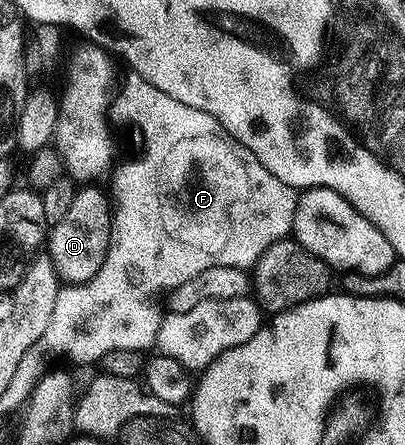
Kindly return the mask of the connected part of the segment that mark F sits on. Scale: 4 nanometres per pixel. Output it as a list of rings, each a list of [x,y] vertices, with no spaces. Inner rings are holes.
[[[127,72],[125,74],[126,82],[122,85],[122,90],[115,92],[112,97],[112,104],[109,106],[108,113],[111,118],[114,117],[118,121],[127,121],[132,128],[138,132],[138,137],[142,140],[142,154],[139,157],[134,157],[131,161],[122,161],[113,166],[112,174],[114,173],[114,193],[112,192],[112,220],[110,223],[110,246],[106,252],[106,258],[102,264],[102,269],[94,276],[90,282],[81,286],[80,291],[74,291],[74,294],[63,292],[56,299],[56,307],[52,311],[52,319],[48,323],[48,331],[44,338],[44,345],[47,345],[50,349],[59,349],[62,353],[67,353],[72,360],[78,365],[90,365],[93,363],[101,362],[102,358],[107,357],[112,351],[132,351],[133,349],[140,349],[143,351],[149,350],[157,342],[158,332],[160,331],[160,323],[164,316],[164,309],[158,306],[158,297],[165,298],[167,295],[174,292],[174,289],[180,287],[182,283],[188,283],[188,279],[192,279],[192,275],[200,275],[200,271],[208,271],[208,267],[236,267],[237,269],[249,270],[258,261],[260,255],[264,255],[264,251],[268,251],[268,247],[272,247],[272,243],[289,238],[294,228],[294,212],[298,206],[299,194],[290,186],[280,183],[280,179],[276,179],[276,175],[272,175],[272,171],[268,171],[268,167],[264,167],[260,163],[260,159],[256,159],[256,155],[252,155],[252,151],[240,144],[232,135],[228,135],[228,131],[224,131],[224,127],[220,127],[220,123],[216,119],[212,119],[212,115],[208,115],[204,111],[196,111],[196,107],[188,107],[188,103],[180,103],[180,99],[172,99],[172,95],[164,95],[164,91],[160,91],[156,87],[152,87],[152,83],[148,83],[138,73]]]

